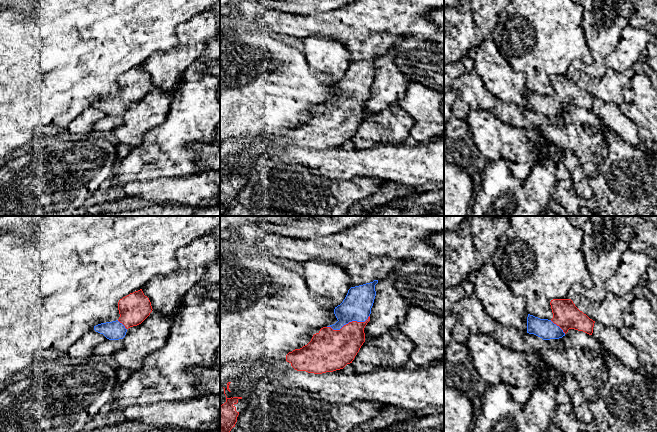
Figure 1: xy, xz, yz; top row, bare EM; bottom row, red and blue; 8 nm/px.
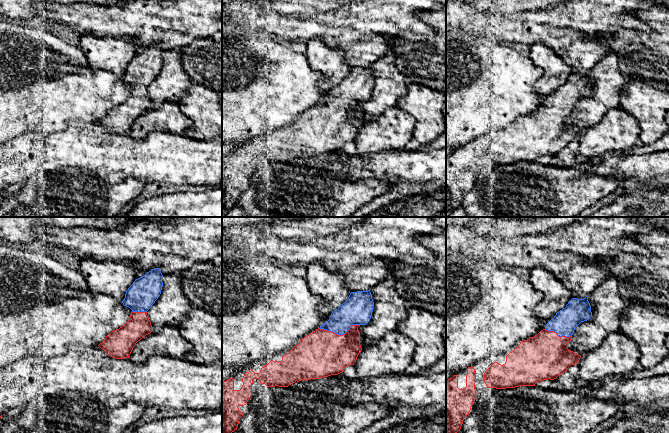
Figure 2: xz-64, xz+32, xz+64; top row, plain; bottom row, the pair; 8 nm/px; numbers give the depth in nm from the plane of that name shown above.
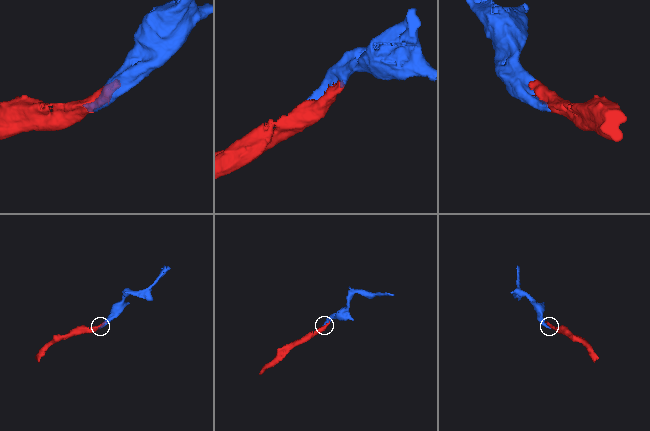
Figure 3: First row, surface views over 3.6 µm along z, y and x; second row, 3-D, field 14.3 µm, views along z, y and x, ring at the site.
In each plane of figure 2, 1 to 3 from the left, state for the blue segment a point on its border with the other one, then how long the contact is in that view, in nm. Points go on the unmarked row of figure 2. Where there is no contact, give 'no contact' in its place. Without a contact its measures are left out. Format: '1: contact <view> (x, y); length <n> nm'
1: contact xz-64 (139, 88); length 120 nm
2: contact xz+32 (339, 111); length 320 nm
3: contact xz+64 (557, 111); length 220 nm

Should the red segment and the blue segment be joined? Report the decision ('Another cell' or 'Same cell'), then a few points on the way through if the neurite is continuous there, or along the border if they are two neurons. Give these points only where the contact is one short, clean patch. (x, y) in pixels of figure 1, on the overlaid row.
Same cell

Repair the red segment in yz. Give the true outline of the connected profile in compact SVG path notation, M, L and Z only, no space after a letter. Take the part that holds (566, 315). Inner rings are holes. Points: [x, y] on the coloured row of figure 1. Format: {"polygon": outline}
{"polygon": "M553 299L550 305L553 313L551 320L528 314L527 333L543 340L562 338L569 329L592 335L595 321L580 311L571 299Z"}

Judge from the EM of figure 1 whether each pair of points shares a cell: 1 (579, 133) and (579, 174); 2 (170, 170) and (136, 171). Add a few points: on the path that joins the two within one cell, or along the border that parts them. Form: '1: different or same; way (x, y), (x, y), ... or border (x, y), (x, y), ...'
1: different; border (564, 150), (570, 150), (576, 155), (588, 176)
2: same; way (162, 170), (144, 170)

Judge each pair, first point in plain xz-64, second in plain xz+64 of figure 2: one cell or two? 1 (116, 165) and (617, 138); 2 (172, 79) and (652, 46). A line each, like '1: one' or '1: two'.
1: two
2: two

